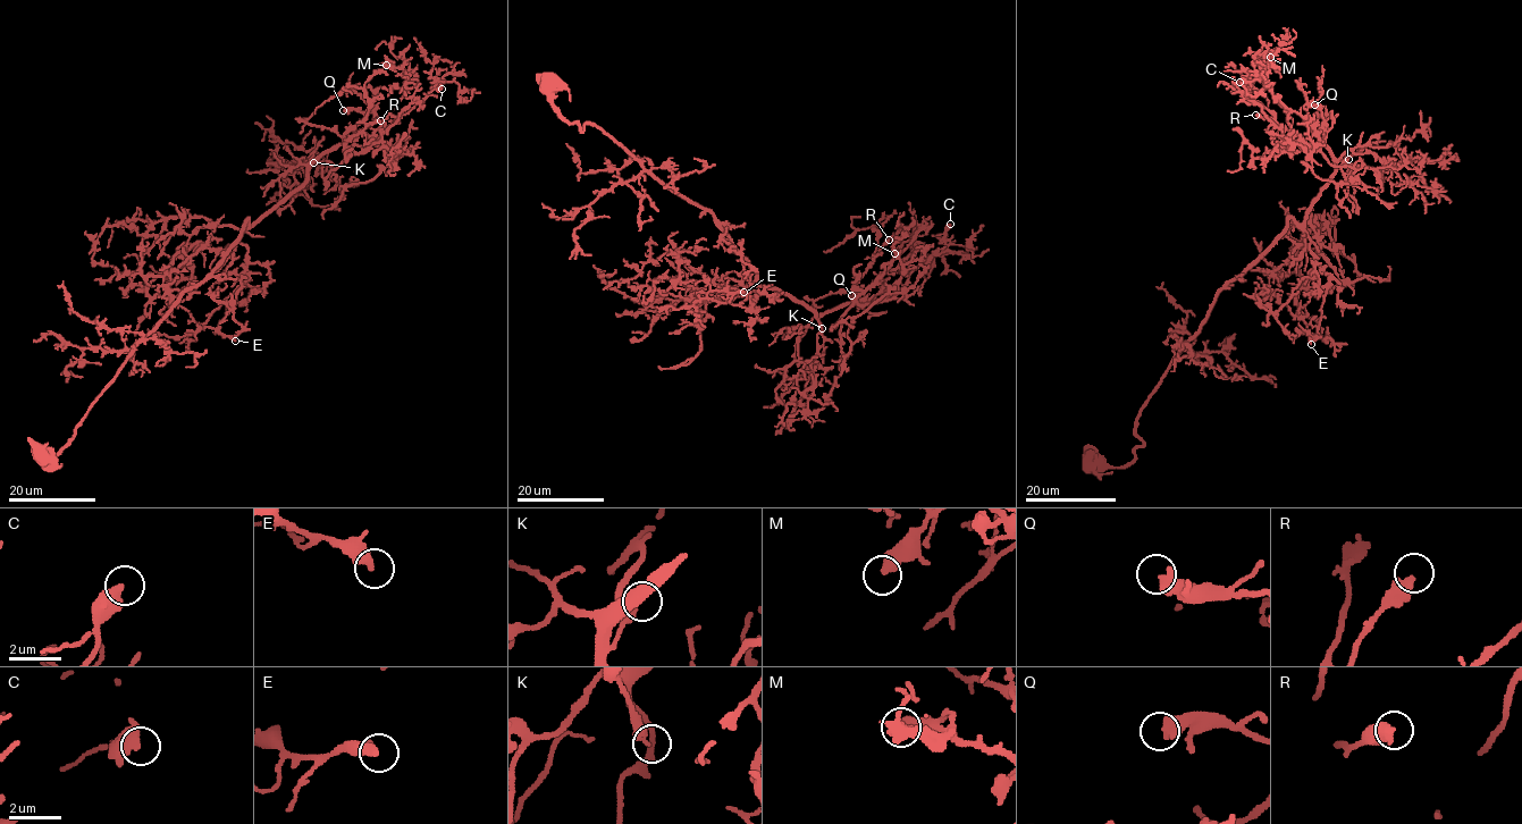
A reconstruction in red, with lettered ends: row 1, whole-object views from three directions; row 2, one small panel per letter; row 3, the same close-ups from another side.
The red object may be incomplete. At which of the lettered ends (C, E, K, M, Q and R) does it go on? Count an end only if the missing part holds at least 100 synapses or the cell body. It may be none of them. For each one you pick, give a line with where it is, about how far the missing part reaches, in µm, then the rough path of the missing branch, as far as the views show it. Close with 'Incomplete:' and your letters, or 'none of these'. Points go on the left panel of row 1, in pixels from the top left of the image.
Incomplete: none of these

